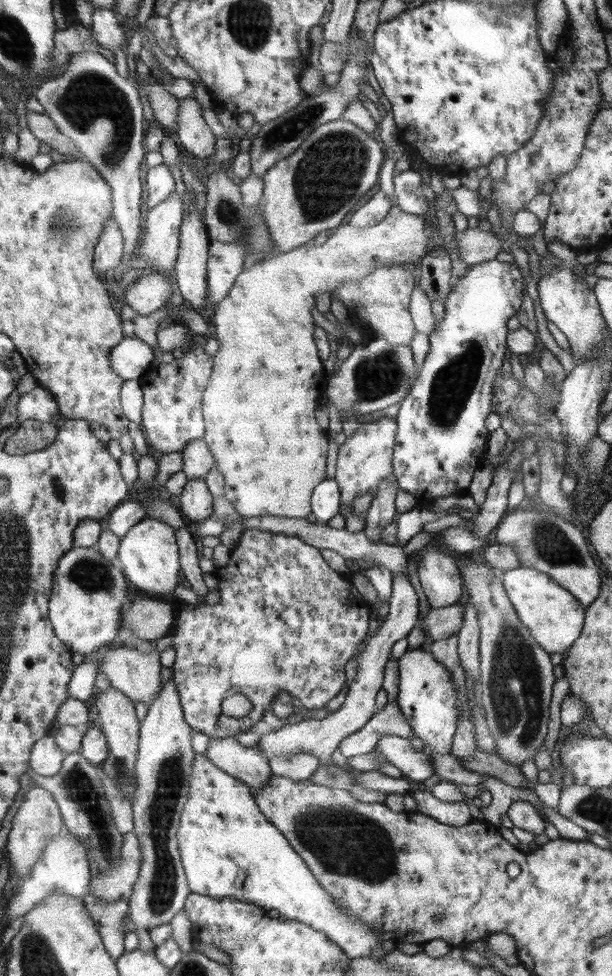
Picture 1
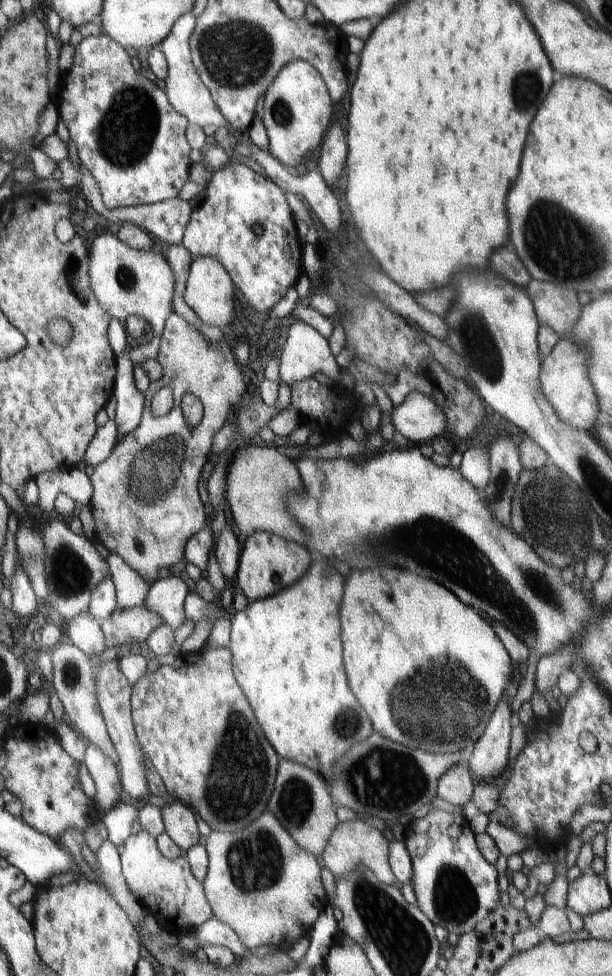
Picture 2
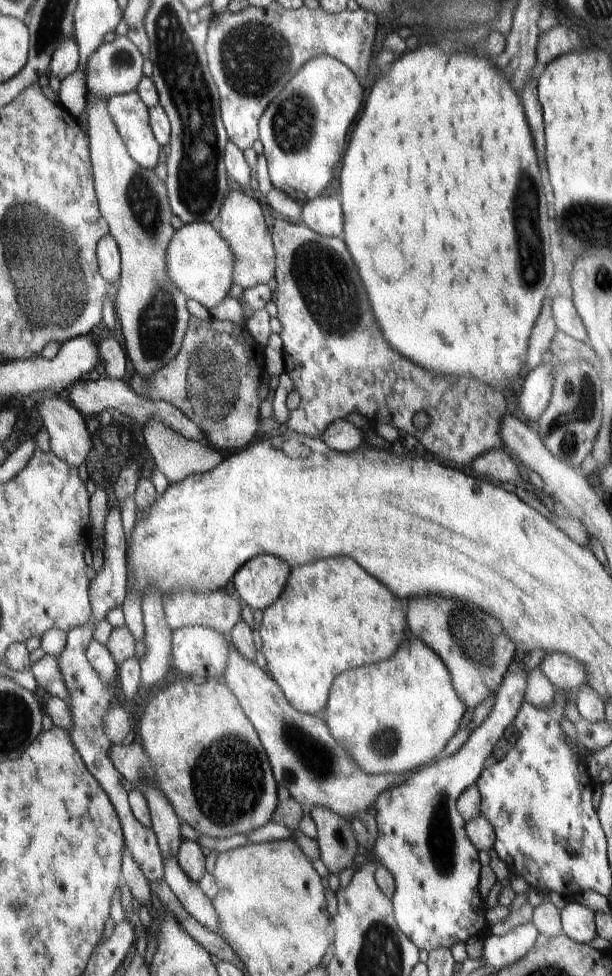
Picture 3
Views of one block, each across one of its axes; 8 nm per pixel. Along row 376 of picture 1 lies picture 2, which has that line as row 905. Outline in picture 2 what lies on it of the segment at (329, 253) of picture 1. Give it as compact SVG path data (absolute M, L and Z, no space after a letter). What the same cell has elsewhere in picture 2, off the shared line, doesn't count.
M268 810L252 824L234 833L212 831L207 836L209 865L203 880L204 892L214 917L227 924L242 944L254 952L262 952L269 944L289 948L302 937L308 937L312 925L328 904L328 896L320 878L316 857L298 846L279 820Z

